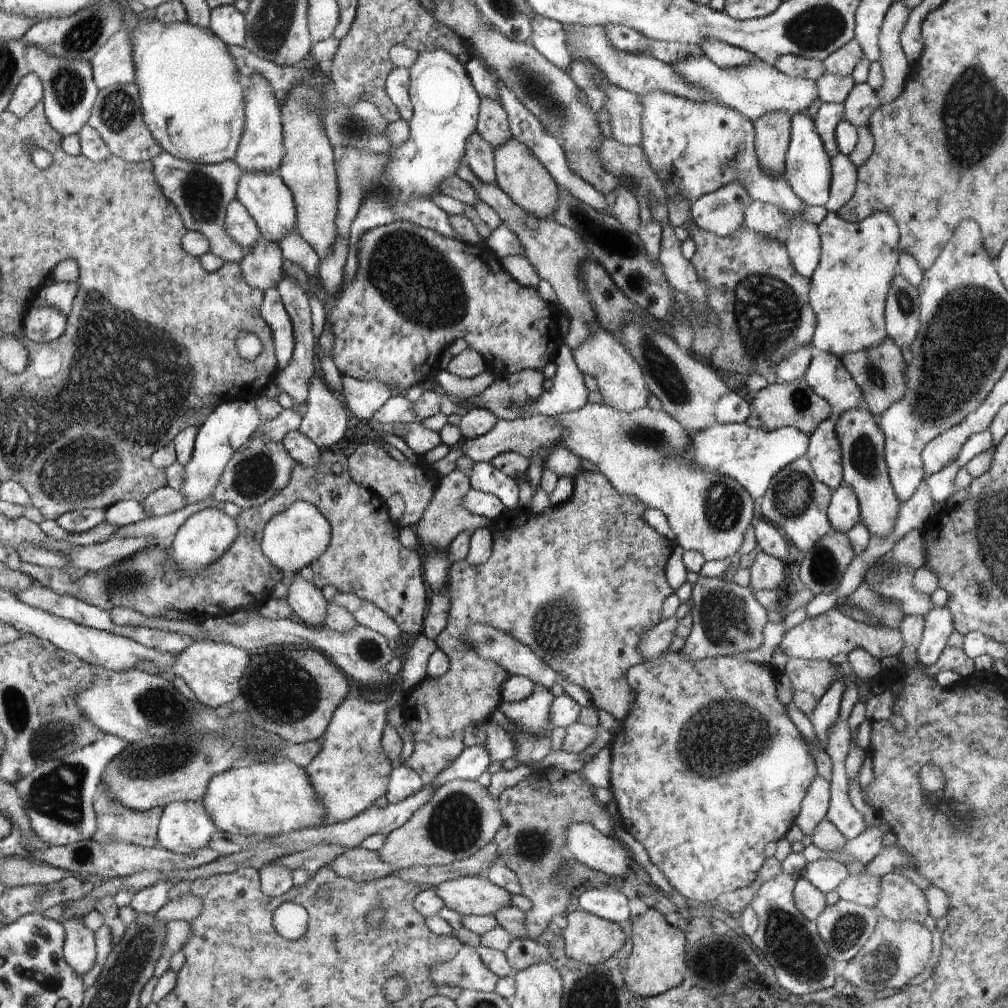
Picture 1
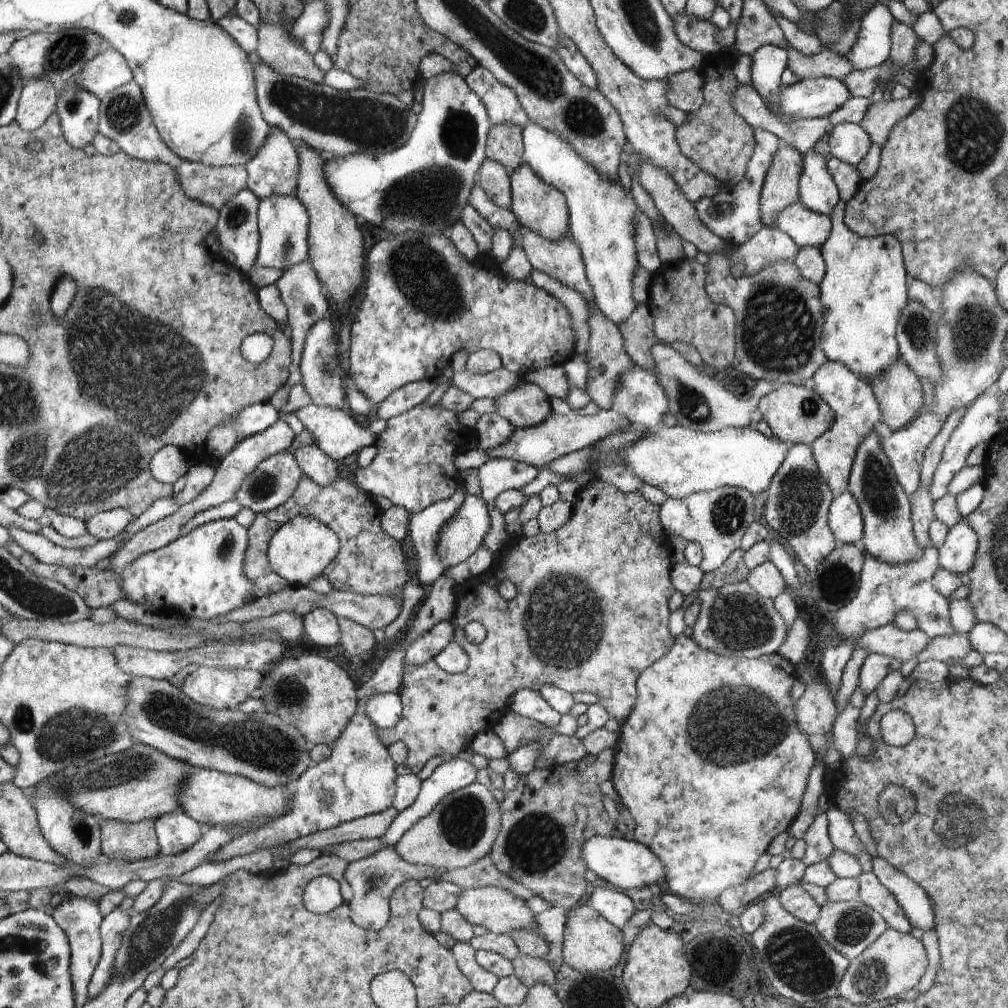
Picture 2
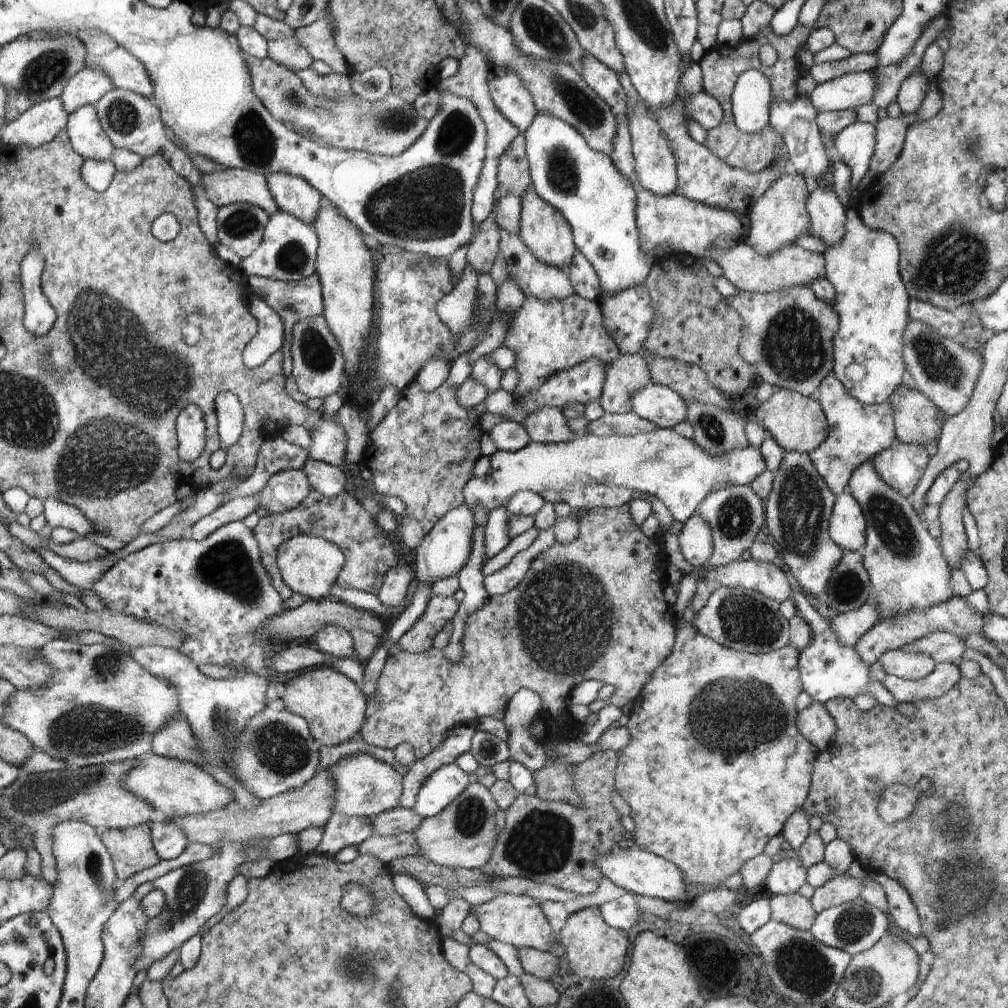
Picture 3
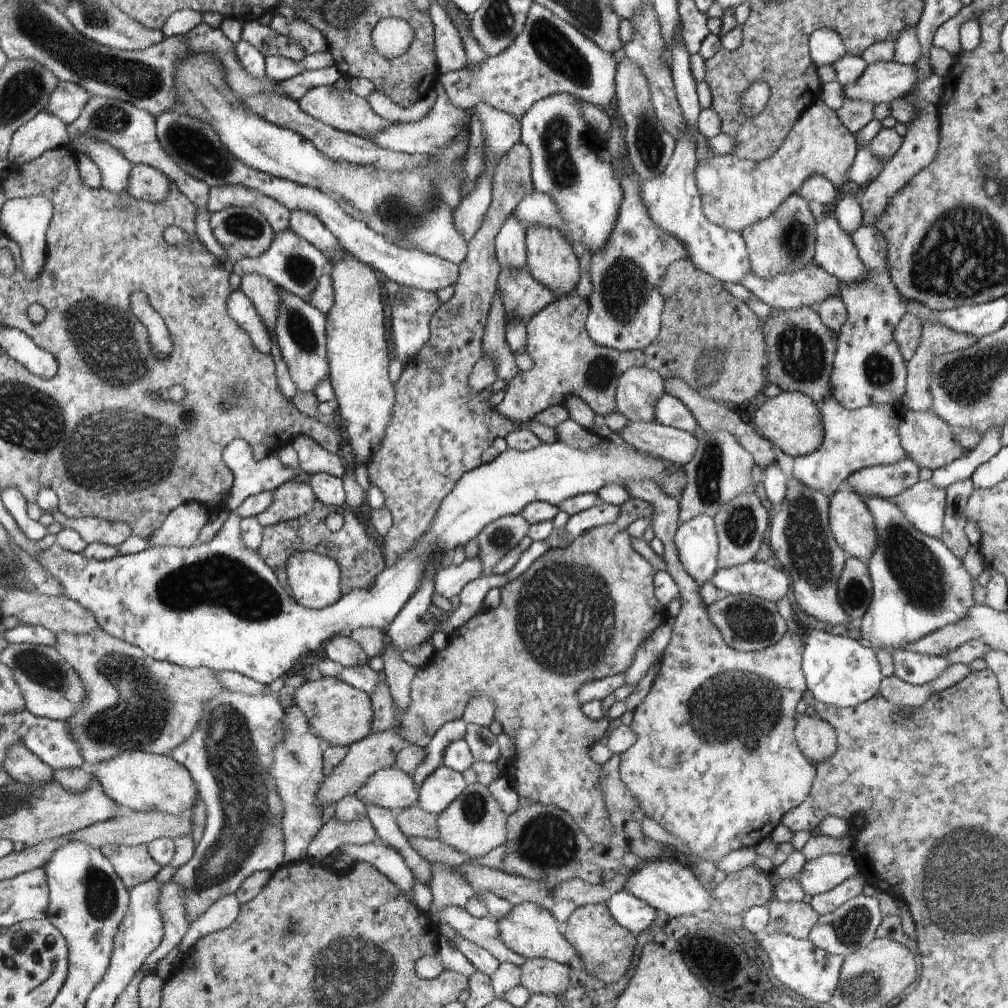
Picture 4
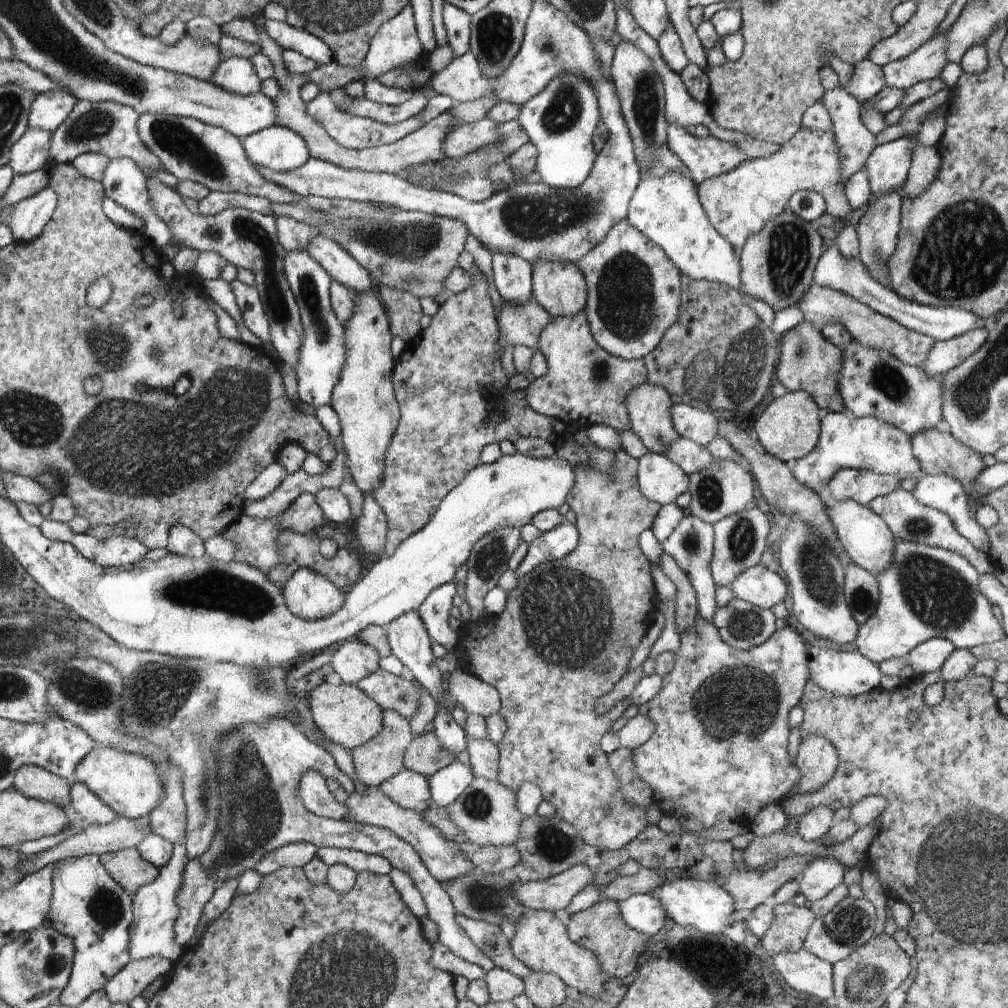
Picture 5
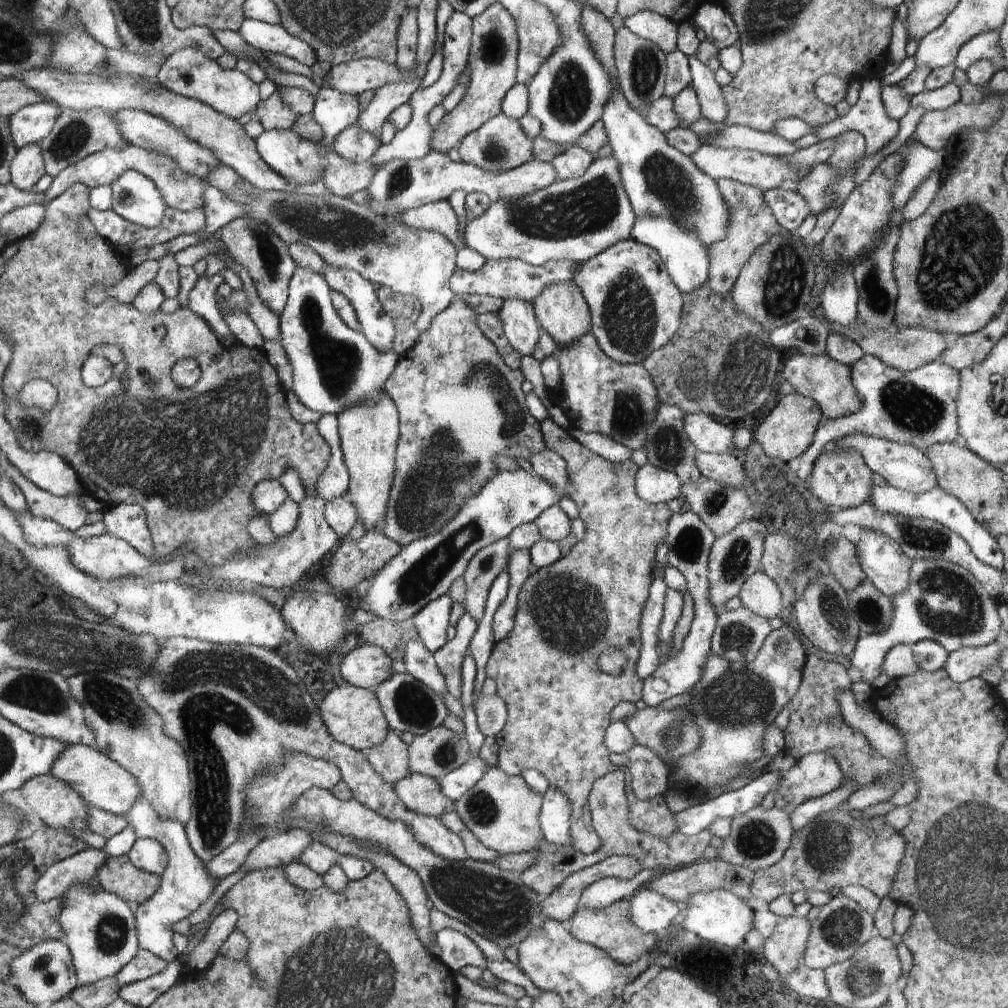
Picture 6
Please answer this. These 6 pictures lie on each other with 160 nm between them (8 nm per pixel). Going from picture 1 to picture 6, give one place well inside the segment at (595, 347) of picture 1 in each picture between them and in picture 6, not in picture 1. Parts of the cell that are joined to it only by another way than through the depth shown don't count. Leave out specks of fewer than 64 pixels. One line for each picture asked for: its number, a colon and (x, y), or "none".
2: (641, 400)
3: (658, 404)
4: (669, 411)
5: (699, 426)
6: (709, 436)

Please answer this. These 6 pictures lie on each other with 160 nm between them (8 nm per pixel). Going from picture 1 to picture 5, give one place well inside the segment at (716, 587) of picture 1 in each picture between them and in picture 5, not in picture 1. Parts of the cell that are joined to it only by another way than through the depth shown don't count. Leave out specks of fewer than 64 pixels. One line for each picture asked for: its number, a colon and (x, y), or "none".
2: (734, 621)
3: (743, 620)
4: (747, 623)
5: (743, 626)

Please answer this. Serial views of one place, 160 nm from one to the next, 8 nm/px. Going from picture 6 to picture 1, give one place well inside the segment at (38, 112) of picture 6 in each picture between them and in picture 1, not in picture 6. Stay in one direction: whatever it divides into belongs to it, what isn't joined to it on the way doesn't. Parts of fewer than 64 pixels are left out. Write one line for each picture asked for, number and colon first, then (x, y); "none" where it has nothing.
1: (113, 64)
2: (108, 70)
3: (87, 86)
4: (68, 100)
5: (49, 110)

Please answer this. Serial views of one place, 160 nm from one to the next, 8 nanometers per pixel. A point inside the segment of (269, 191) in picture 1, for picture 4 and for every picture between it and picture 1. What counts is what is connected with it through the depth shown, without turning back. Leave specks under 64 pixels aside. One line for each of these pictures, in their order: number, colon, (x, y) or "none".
2: (282, 221)
3: (288, 251)
4: (294, 265)

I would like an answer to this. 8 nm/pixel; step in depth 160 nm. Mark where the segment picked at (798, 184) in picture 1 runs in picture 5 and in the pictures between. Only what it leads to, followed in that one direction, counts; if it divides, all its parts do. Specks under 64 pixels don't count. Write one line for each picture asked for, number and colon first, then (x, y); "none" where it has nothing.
2: (816, 188)
3: (828, 220)
4: (834, 250)
5: (847, 275)

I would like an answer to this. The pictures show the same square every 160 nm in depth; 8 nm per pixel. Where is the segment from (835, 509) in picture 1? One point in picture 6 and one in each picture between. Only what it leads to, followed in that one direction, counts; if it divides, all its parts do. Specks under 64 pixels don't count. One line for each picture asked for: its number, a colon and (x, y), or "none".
2: (845, 520)
3: (847, 529)
4: (852, 526)
5: (864, 537)
6: (881, 559)

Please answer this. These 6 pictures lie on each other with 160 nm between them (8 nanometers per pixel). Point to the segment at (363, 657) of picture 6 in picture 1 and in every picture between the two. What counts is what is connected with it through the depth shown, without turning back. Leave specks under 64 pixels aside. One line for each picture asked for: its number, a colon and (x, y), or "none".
1: (308, 605)
2: (321, 626)
3: (335, 641)
4: (343, 650)
5: (353, 660)

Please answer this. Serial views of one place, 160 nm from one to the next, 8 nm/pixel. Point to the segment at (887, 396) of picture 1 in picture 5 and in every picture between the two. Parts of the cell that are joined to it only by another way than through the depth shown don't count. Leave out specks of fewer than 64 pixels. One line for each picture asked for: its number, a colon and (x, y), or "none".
2: (898, 392)
3: (916, 418)
4: (927, 439)
5: (937, 452)

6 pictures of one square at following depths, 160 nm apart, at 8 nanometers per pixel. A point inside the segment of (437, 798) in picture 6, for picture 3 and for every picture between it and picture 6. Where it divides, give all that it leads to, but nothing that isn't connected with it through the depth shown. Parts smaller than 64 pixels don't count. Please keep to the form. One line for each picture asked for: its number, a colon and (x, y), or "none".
3: (366, 787)
4: (390, 788)
5: (409, 790)

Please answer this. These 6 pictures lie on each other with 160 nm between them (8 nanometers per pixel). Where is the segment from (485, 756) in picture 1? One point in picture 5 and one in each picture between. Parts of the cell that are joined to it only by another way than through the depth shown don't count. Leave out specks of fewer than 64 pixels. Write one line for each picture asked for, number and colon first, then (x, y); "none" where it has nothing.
2: (450, 776)
3: (443, 786)
4: (443, 786)
5: (445, 786)

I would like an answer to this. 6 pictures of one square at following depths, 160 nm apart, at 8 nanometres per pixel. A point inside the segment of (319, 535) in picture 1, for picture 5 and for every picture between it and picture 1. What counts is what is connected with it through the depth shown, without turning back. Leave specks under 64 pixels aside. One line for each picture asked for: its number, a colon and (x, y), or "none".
2: (299, 550)
3: (309, 566)
4: (314, 580)
5: (308, 595)

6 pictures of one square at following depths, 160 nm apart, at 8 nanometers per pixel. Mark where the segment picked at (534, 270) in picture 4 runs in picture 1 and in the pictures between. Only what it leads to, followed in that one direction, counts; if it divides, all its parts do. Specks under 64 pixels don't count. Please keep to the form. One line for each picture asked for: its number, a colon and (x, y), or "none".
1: (519, 174)
2: (541, 208)
3: (544, 231)

